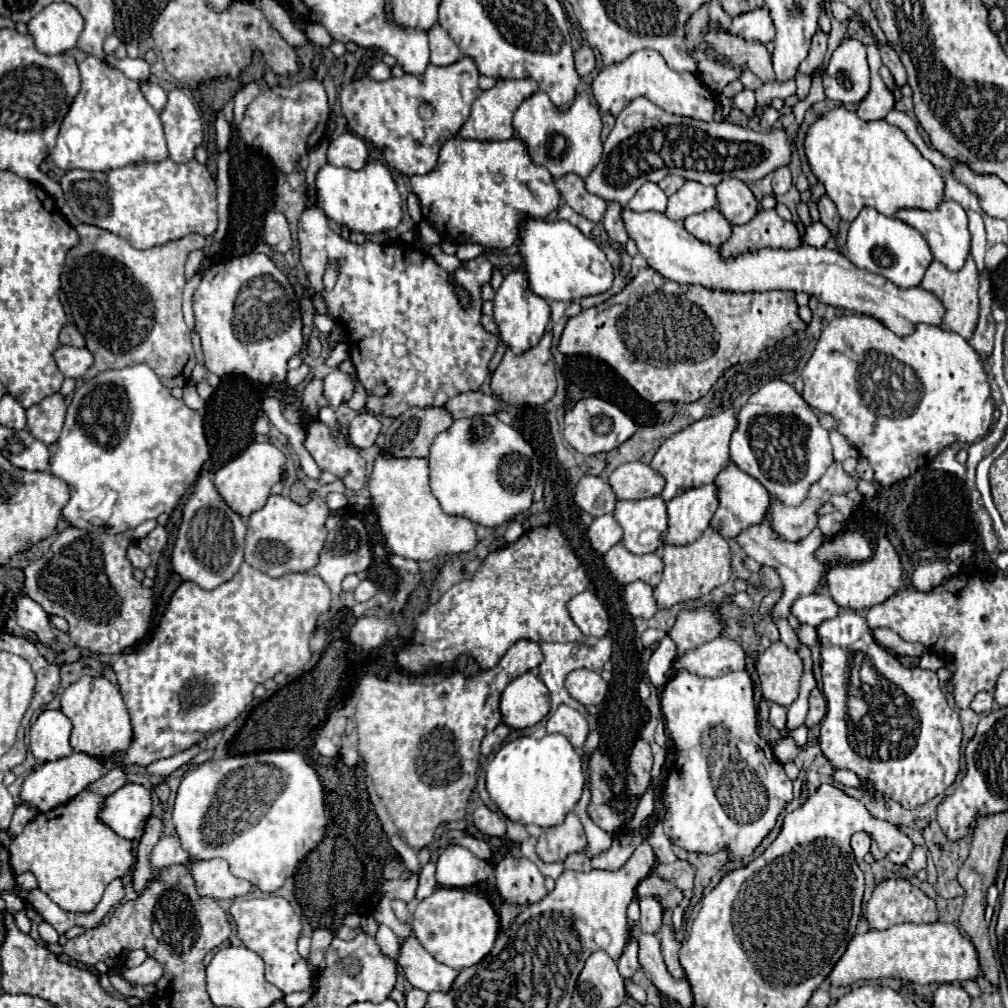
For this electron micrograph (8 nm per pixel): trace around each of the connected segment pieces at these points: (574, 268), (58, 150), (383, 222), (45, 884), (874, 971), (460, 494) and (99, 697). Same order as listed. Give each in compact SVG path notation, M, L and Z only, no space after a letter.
M526 219L520 227L520 239L520 253L524 257L524 269L528 271L530 289L542 299L576 301L612 287L614 271L604 251L568 221L548 223L544 219Z
M88 55L80 61L82 87L62 121L50 159L64 171L110 171L136 161L160 161L168 157L158 111L146 101L140 81L128 79L118 67Z
M368 161L364 169L352 171L346 167L334 167L326 163L316 175L316 195L318 207L326 213L326 217L336 223L348 227L352 233L378 233L396 229L402 219L402 199L394 185L390 171L382 163Z
M84 789L68 803L54 807L48 813L38 813L8 847L10 865L14 873L34 873L40 891L44 891L60 909L68 913L92 913L100 903L108 883L112 883L116 877L124 877L134 865L132 843L124 837L118 837L108 825L100 821L100 809L104 807L104 801L106 795L94 793L92 789Z
M900 923L884 931L866 931L854 935L846 947L846 953L840 957L840 963L828 975L832 985L852 985L862 979L882 979L894 977L918 985L930 983L962 983L982 975L978 953L972 941L960 933L956 925L950 923Z
M476 415L470 419L456 419L450 429L440 433L428 455L430 463L430 489L440 501L440 507L448 515L464 515L484 527L498 527L510 521L514 515L526 511L532 503L532 493L538 481L538 459L524 437L504 425L496 415Z
M82 677L62 693L62 713L72 723L70 745L76 753L92 755L104 763L114 761L114 755L126 751L132 743L132 725L128 709L116 685L104 677Z

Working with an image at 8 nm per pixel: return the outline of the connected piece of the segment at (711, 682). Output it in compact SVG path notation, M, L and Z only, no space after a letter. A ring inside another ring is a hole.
M678 669L676 675L666 683L664 691L662 691L662 715L666 719L666 729L674 741L674 769L666 781L666 787L664 787L664 807L666 807L666 815L664 815L664 831L670 839L674 839L682 849L686 851L698 851L698 853L716 853L720 849L728 849L730 855L734 855L734 859L742 859L746 855L752 855L754 849L760 845L760 841L772 831L774 823L776 823L776 817L780 815L780 811L786 807L786 803L792 799L792 781L786 777L782 765L778 759L774 759L774 753L770 749L770 745L760 739L758 735L758 729L756 729L756 703L754 703L754 687L752 687L752 681L750 681L750 675L748 673L738 673L738 675L732 675L732 673L726 673L726 675L720 675L716 679L710 679L710 677L700 677L696 673L690 673L686 669Z

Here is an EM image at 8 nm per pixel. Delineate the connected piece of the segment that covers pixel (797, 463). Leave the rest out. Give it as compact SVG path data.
M778 379L760 387L740 409L738 429L730 441L730 457L738 469L762 483L770 497L788 507L802 505L810 485L816 483L834 461L828 431L820 427L818 417L794 387Z

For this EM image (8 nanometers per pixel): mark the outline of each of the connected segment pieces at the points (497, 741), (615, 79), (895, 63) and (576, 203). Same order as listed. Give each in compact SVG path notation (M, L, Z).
M500 723L492 733L488 733L488 735L484 737L484 741L482 741L482 755L488 757L492 751L500 749L500 745L504 743L504 739L506 739L508 733L510 733L510 729L508 729L504 723Z
M642 49L632 53L624 63L604 67L596 79L592 81L592 93L598 101L598 107L602 113L612 113L614 117L620 115L620 111L636 97L646 97L660 109L672 113L672 115L682 115L682 117L692 117L700 121L712 121L714 117L714 95L712 91L706 89L706 85L700 81L696 73L678 73L666 65L660 53L652 49Z
M878 43L878 47L880 47L882 61L884 61L884 65L890 69L890 73L892 73L896 85L900 85L900 87L906 85L906 81L908 81L908 77L906 77L906 69L904 69L902 61L898 59L896 51L894 51L890 45L880 45L880 43Z
M568 173L562 175L560 179L556 179L556 187L564 199L564 203L568 203L576 213L584 215L586 219L598 223L604 215L606 209L606 201L600 199L598 195L592 195L586 185L584 179L576 173Z

